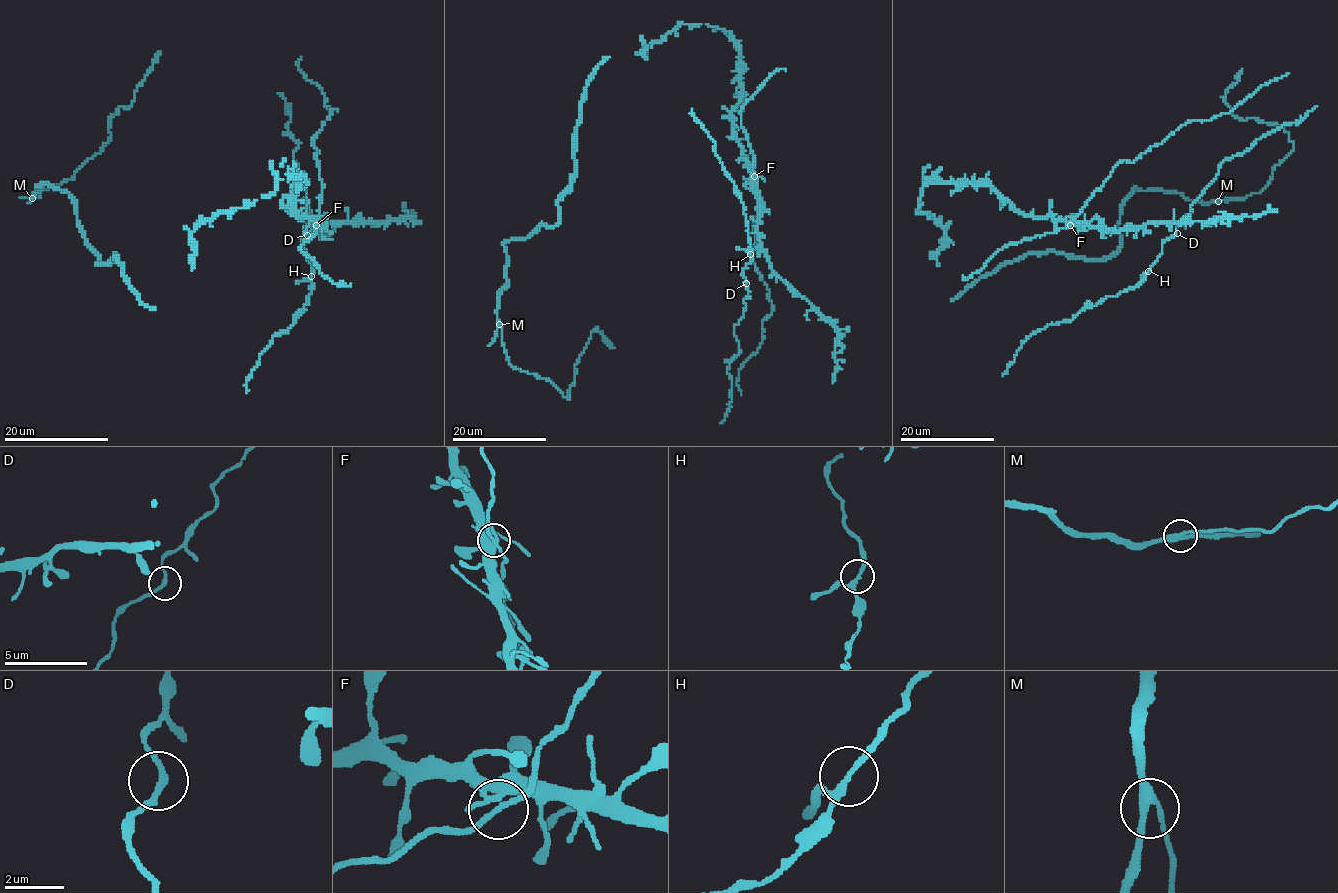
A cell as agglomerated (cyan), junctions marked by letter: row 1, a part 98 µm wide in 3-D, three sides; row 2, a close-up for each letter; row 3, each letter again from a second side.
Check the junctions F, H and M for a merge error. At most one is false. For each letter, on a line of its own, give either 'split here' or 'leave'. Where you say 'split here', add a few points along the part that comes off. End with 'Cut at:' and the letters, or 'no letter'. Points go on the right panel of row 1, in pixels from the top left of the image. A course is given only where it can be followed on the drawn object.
F: leave
H: leave
M: leave
Cut at: no letter

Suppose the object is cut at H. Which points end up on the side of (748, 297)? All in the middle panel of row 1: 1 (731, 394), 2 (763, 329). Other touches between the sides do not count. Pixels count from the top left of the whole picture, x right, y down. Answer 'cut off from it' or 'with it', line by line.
1: with it
2: cut off from it

